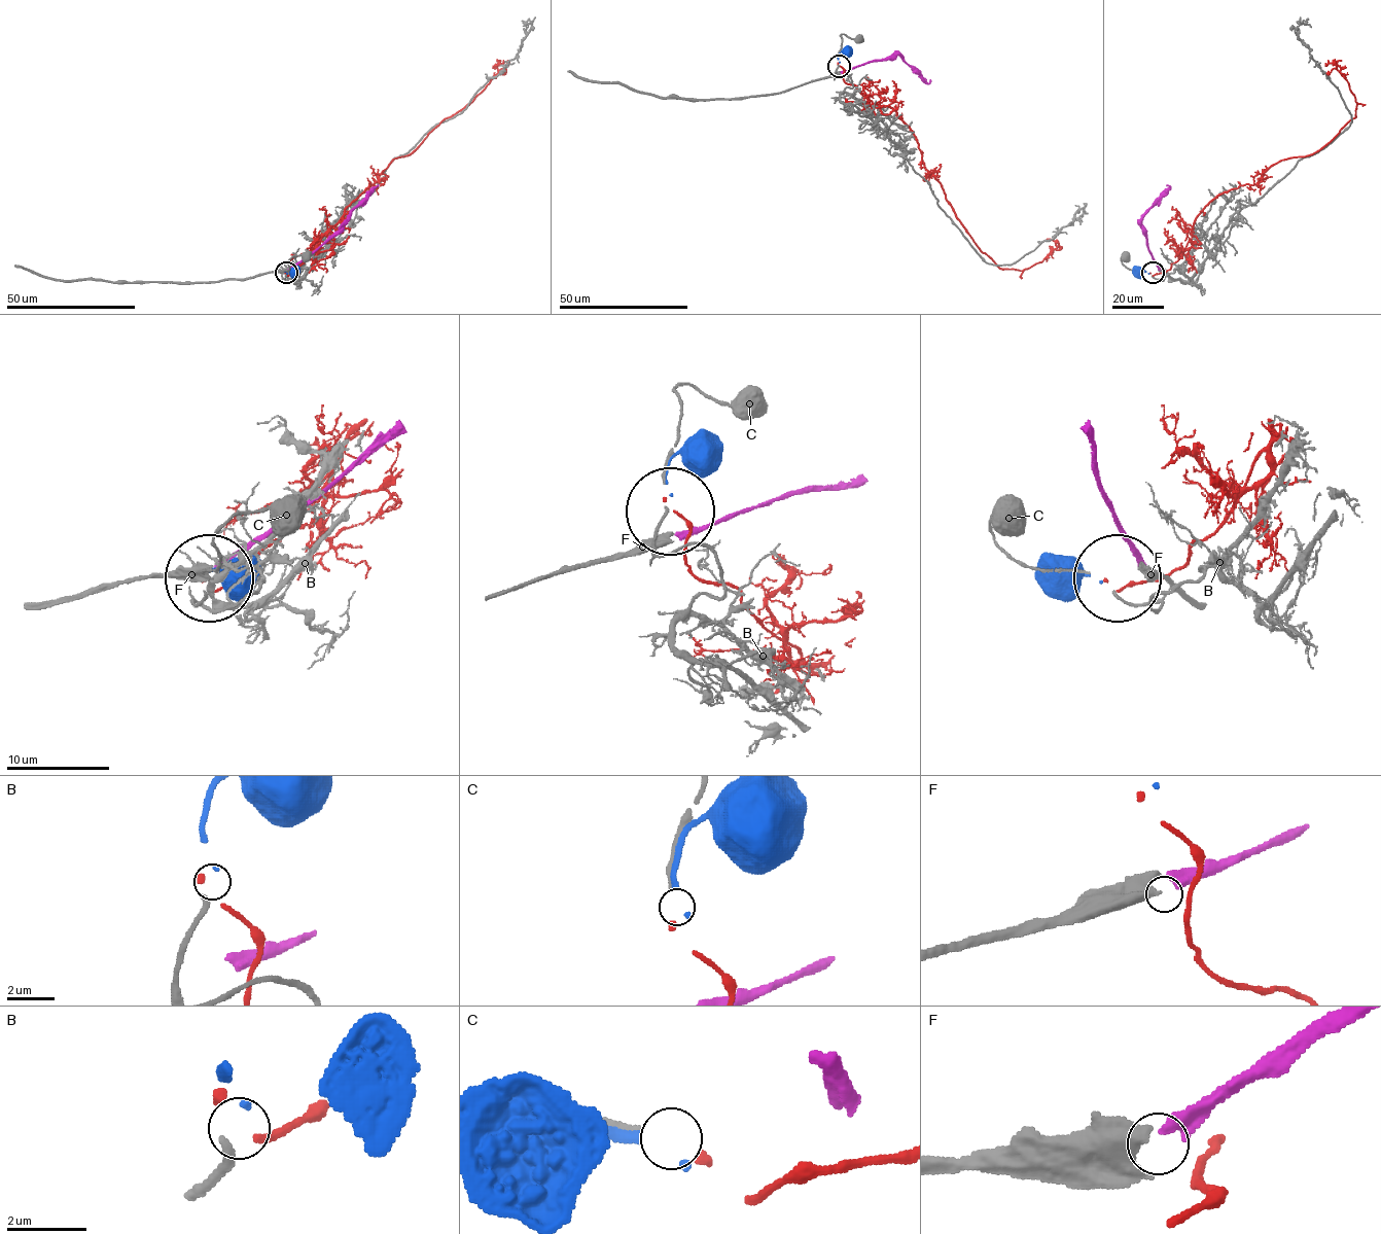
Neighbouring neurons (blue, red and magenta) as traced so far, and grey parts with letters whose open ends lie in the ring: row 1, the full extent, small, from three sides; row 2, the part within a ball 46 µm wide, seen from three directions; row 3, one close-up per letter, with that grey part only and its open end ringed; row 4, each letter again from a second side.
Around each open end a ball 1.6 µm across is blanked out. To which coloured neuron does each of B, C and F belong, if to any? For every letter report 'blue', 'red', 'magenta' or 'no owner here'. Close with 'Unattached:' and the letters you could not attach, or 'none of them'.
B: blue
C: red
F: magenta
Unattached: none of them

